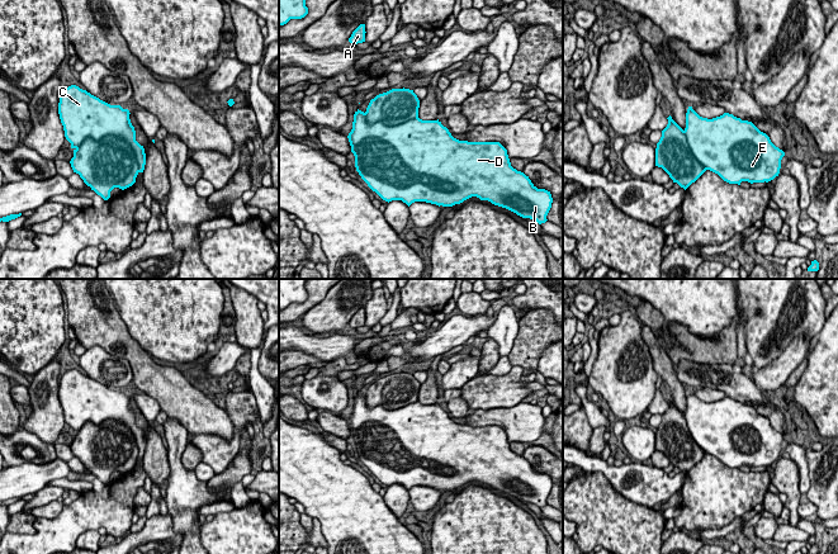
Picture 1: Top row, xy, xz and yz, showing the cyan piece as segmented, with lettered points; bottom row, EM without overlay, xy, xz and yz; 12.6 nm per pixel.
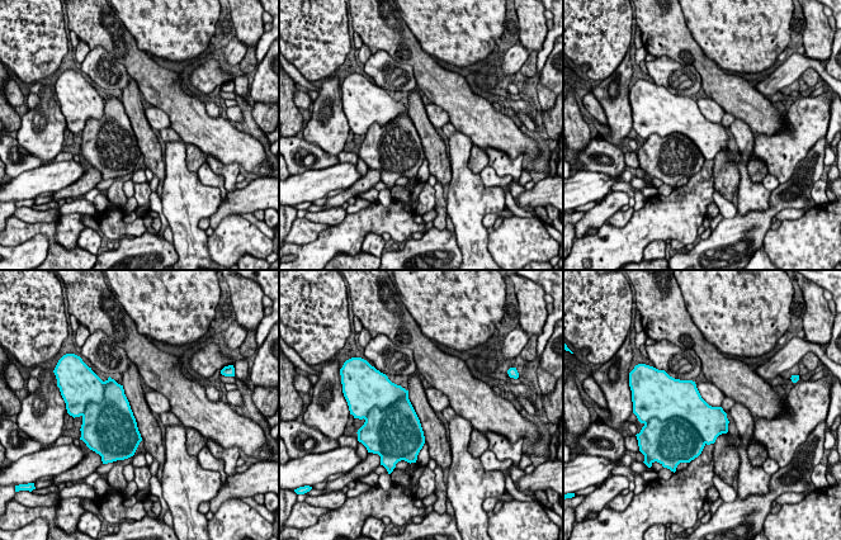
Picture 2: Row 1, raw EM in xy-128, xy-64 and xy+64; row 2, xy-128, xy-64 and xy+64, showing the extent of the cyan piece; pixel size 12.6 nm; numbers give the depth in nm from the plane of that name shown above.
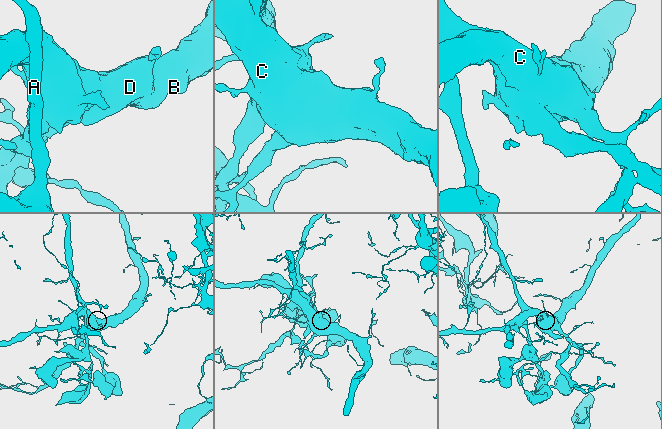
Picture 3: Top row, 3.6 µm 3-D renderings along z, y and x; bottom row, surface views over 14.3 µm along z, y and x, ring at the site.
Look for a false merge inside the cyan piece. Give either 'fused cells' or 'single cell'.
fused cells

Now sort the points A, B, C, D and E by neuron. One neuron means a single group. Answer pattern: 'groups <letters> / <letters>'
groups A / B C D E

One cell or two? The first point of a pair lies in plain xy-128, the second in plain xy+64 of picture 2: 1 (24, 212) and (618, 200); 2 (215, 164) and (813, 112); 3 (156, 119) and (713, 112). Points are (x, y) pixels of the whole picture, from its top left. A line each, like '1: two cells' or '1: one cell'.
1: two cells
2: one cell
3: one cell

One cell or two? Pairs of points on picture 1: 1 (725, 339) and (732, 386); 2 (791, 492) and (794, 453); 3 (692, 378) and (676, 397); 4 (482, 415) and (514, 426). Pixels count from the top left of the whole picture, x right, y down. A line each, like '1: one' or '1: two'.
1: two
2: two
3: two
4: one

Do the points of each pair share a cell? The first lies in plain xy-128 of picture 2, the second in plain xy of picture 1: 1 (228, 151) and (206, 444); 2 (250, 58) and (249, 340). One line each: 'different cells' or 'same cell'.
1: different cells
2: different cells

